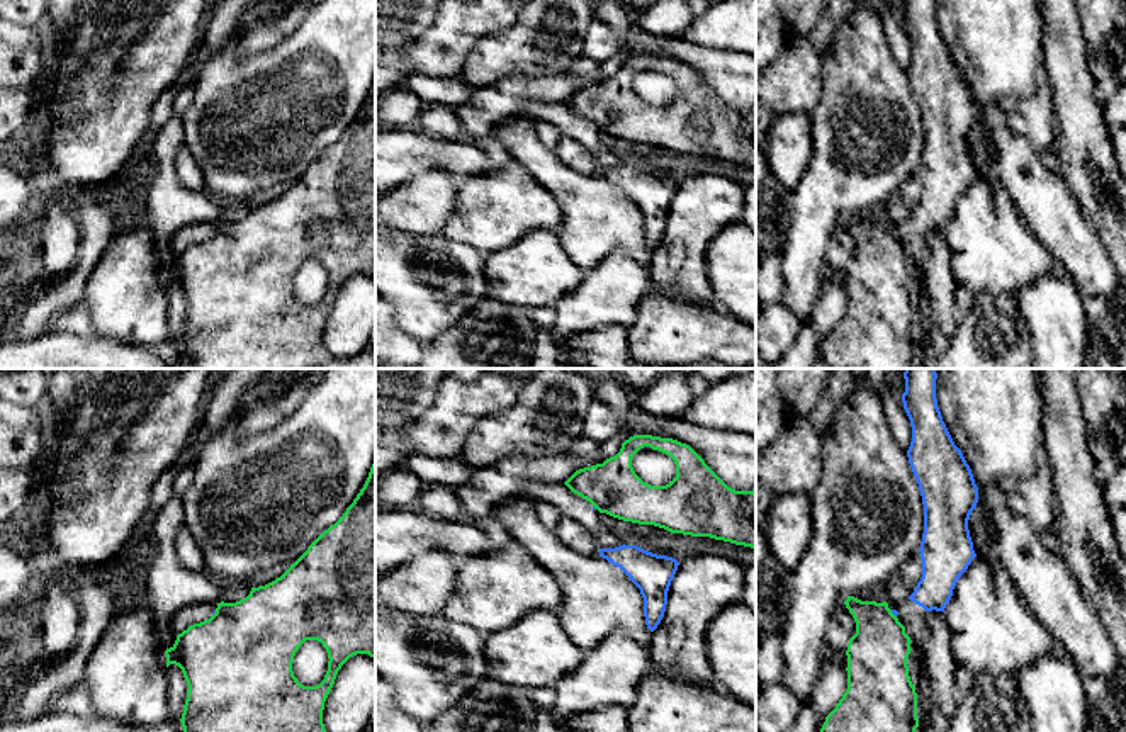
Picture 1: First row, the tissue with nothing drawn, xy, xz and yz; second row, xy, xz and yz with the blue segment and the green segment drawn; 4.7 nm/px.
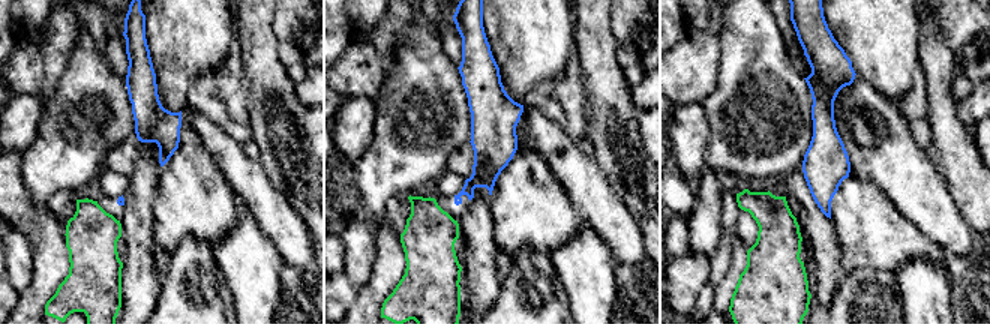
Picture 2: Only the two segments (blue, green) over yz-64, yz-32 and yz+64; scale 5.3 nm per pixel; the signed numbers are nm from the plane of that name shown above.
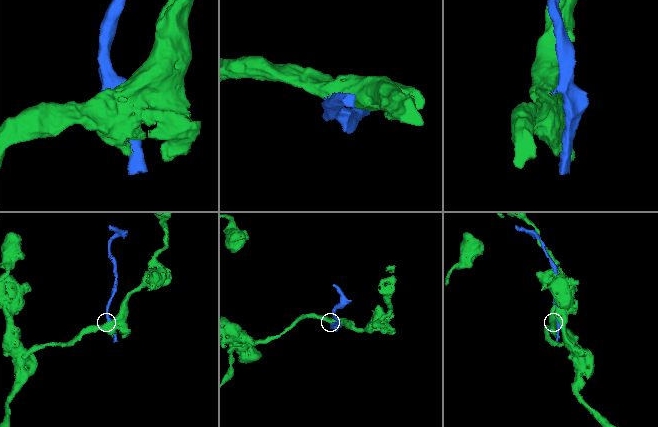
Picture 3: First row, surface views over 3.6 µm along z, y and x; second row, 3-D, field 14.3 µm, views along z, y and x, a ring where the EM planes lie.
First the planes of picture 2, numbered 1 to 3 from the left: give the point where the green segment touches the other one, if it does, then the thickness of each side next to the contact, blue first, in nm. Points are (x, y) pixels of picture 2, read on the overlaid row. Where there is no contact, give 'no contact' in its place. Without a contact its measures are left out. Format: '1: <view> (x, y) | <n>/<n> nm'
1: no contact
2: no contact
3: no contact

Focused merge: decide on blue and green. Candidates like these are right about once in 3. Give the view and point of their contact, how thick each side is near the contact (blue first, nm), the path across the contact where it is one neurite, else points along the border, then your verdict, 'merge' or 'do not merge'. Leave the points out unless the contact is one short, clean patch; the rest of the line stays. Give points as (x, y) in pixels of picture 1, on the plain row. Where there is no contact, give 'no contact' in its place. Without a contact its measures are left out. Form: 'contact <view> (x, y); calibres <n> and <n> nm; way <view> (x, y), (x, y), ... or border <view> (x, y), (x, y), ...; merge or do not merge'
contact yz (892, 231); calibres 20 and 280 nm; do not merge

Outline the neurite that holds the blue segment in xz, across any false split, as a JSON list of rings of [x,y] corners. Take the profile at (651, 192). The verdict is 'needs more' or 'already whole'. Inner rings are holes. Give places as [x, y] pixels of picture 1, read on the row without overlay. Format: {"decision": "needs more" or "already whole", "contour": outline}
{"decision": "already whole", "contour": [[[625,163],[615,168],[600,168],[600,177],[620,187],[640,209],[645,245],[654,251],[664,236],[667,211],[679,182]]]}

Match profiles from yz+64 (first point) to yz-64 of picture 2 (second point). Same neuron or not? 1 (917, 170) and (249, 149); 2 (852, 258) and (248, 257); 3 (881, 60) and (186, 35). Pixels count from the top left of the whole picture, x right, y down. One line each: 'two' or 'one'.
1: two
2: two
3: one

